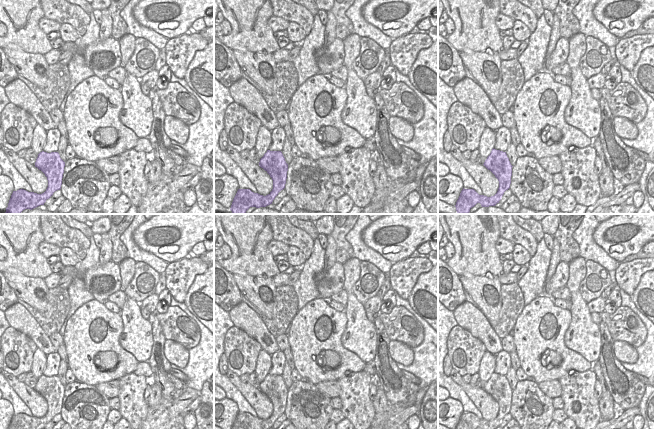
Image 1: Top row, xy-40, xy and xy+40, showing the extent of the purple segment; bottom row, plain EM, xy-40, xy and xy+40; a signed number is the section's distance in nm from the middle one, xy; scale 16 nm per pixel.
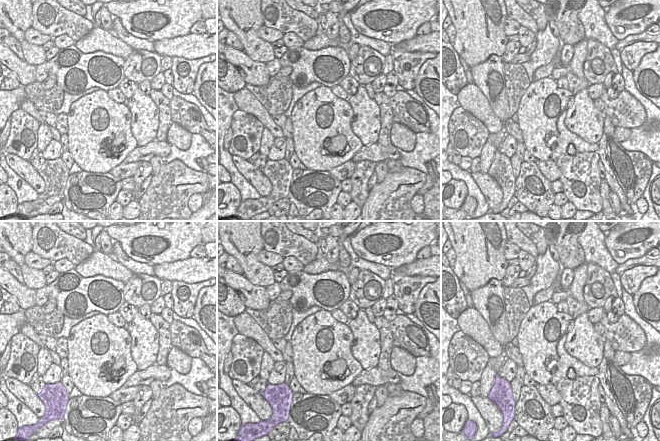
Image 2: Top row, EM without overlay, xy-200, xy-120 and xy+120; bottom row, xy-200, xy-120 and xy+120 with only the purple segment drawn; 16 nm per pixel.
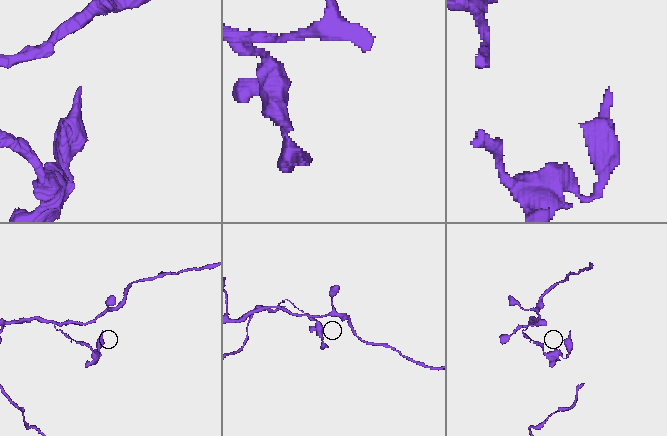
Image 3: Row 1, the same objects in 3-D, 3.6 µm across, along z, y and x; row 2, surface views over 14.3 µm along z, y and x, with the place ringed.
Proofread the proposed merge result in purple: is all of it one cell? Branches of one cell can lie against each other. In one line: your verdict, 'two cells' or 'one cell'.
two cells

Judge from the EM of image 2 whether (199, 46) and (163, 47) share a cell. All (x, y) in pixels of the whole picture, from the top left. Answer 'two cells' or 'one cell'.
one cell

